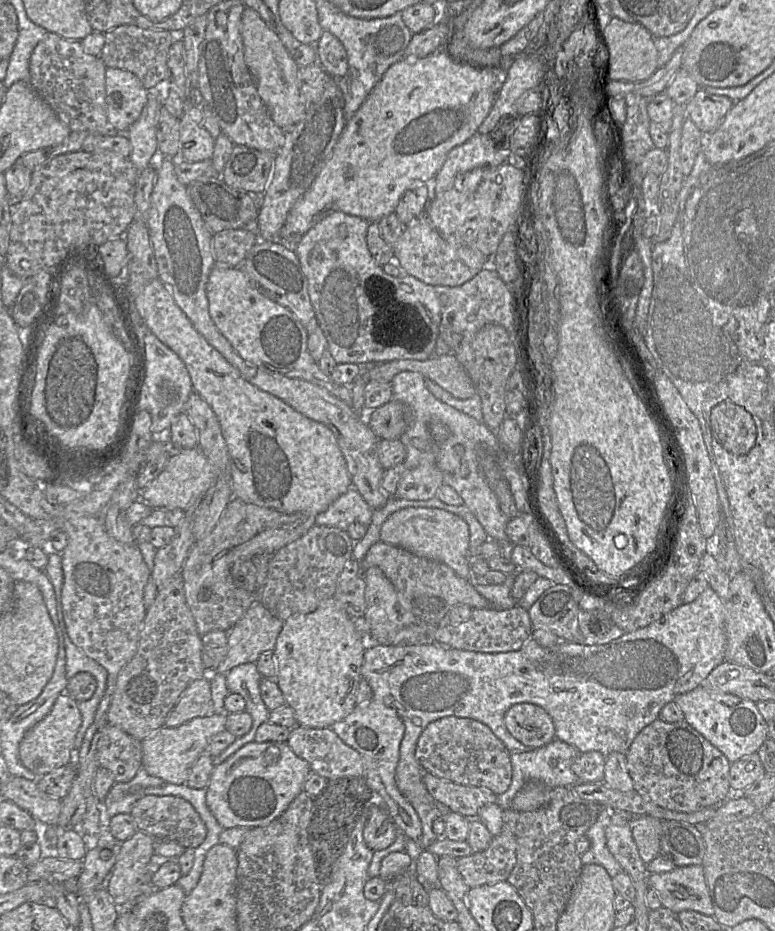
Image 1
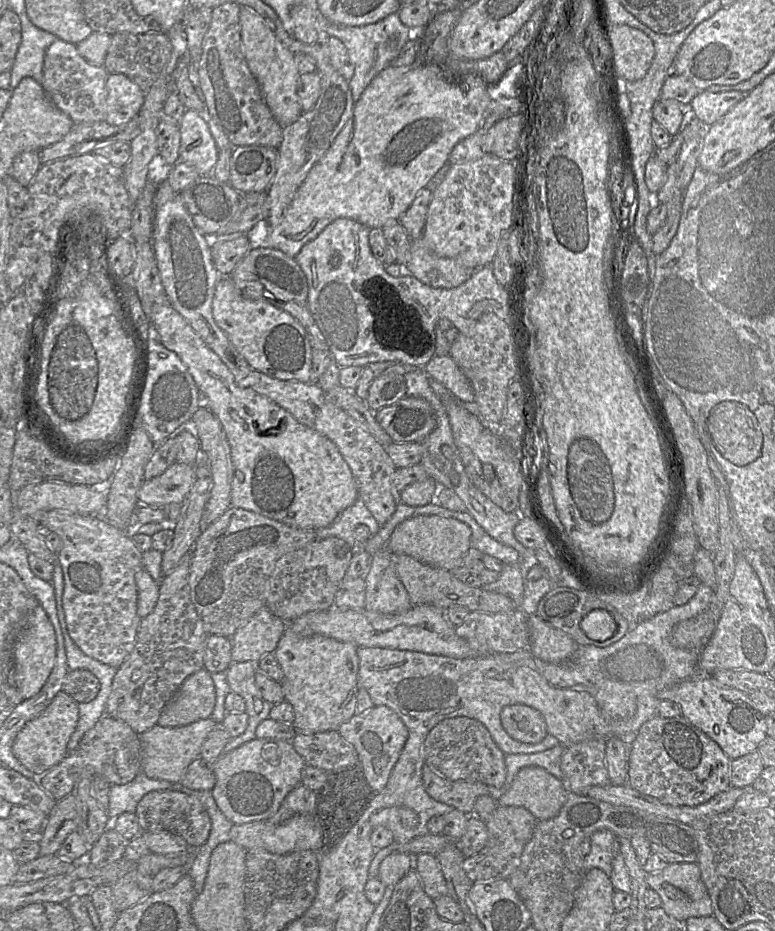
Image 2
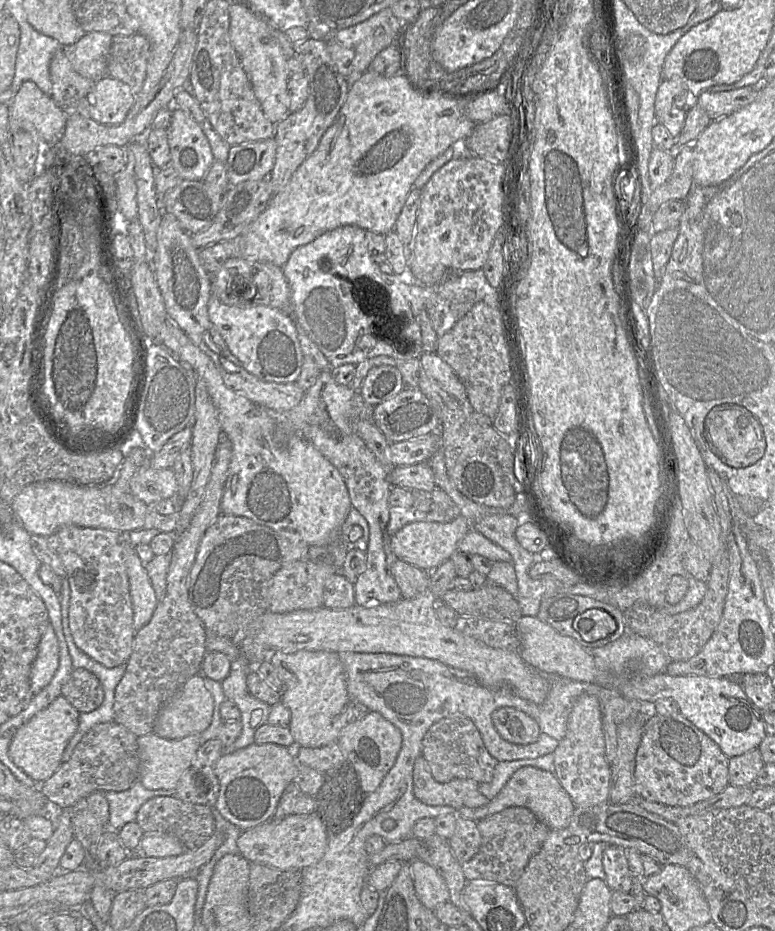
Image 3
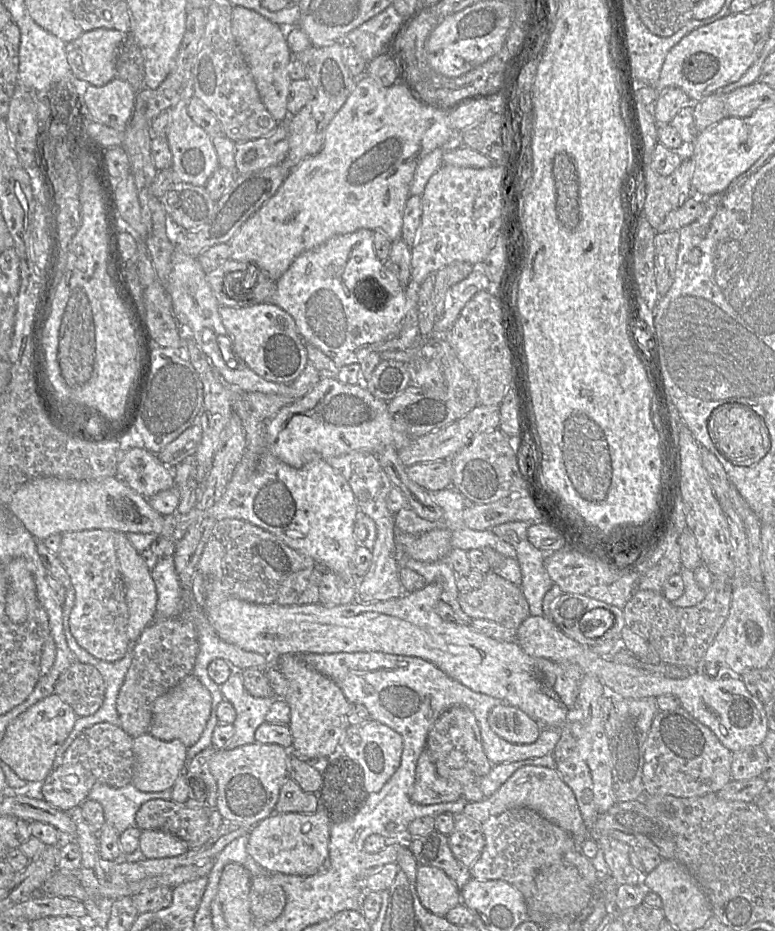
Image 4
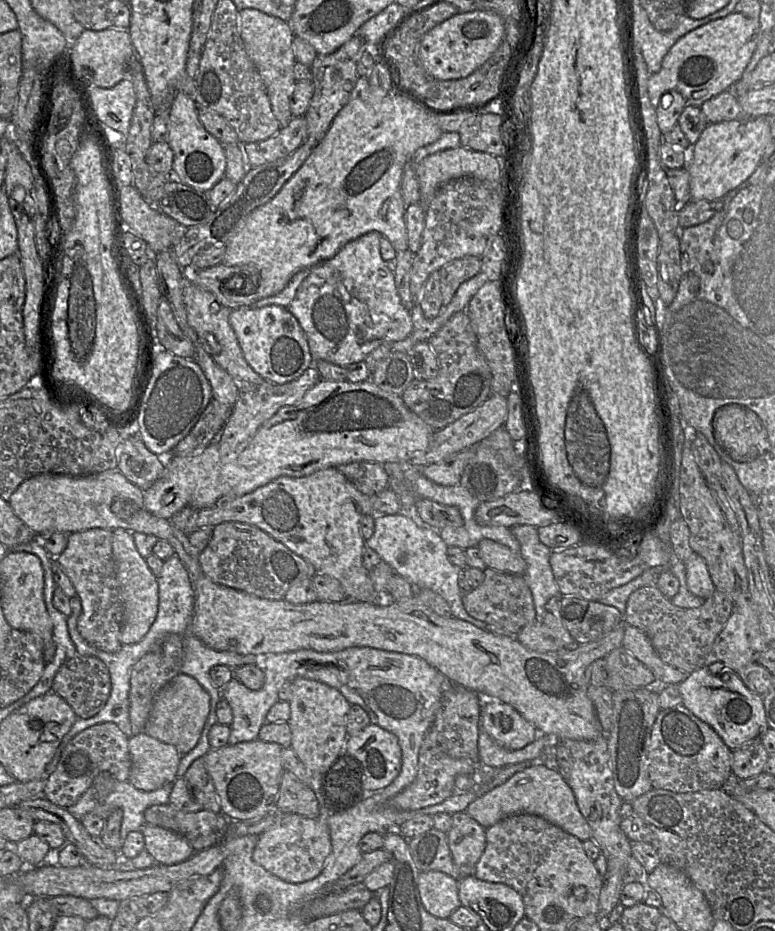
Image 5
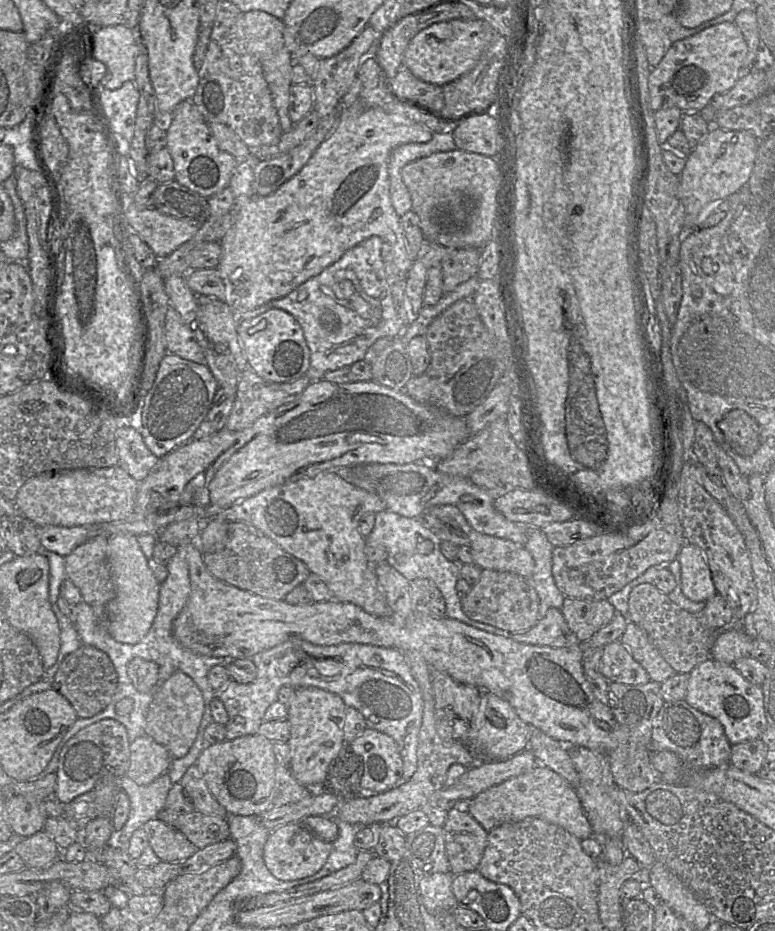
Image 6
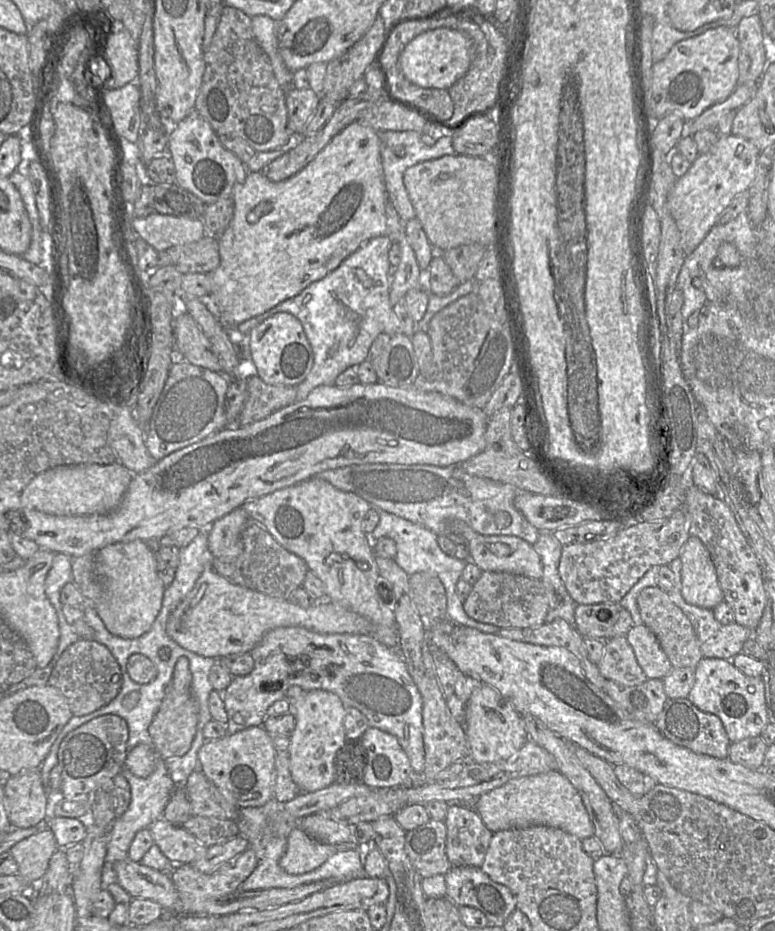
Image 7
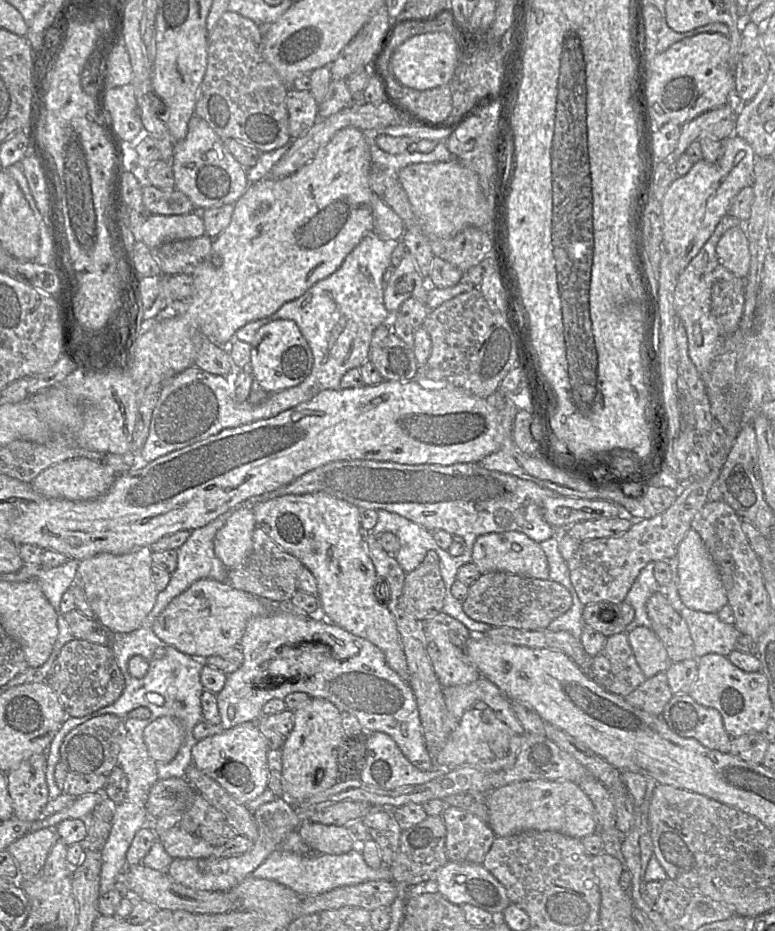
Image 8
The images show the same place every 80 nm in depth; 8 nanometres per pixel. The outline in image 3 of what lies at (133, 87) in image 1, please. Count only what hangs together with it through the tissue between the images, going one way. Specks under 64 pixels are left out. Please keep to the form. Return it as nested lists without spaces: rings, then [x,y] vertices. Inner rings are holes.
[[[106,75],[96,81],[88,94],[88,117],[106,125],[121,124],[135,101],[129,85]]]

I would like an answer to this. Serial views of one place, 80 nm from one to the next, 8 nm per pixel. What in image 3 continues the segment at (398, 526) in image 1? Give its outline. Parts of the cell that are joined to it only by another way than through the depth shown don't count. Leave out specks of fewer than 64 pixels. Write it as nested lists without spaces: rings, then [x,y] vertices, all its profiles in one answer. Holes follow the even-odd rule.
[[[462,515],[449,522],[412,522],[392,536],[391,546],[397,559],[431,572],[458,551],[459,542],[471,529],[471,520]]]

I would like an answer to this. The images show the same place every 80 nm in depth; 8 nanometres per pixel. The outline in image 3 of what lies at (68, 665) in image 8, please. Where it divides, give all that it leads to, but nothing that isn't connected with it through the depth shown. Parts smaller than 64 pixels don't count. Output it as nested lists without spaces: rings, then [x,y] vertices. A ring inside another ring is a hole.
[[[73,668],[62,686],[61,695],[79,713],[87,713],[101,705],[104,699],[104,690],[100,680],[94,673],[84,668]]]

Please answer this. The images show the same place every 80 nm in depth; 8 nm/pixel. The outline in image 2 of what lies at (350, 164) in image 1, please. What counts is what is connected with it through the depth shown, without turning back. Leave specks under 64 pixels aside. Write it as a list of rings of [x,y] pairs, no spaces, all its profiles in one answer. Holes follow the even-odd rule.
[[[414,63],[411,66],[401,67],[388,65],[373,78],[360,98],[354,103],[349,120],[336,136],[327,152],[311,168],[280,222],[274,227],[269,227],[267,221],[262,220],[247,234],[251,249],[259,247],[275,248],[294,258],[306,243],[315,239],[326,226],[338,218],[349,218],[369,228],[382,228],[391,221],[399,221],[399,217],[409,208],[419,190],[425,188],[430,179],[448,162],[453,148],[480,128],[488,103],[488,84],[481,79],[470,79],[467,83],[461,85],[451,84],[444,79],[442,68],[437,64]]]

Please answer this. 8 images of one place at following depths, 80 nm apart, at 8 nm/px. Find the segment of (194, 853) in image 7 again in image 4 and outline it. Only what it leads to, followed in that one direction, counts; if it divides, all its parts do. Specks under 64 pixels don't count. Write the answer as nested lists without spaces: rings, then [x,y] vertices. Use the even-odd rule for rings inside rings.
[[[142,830],[139,849],[148,859],[170,858],[189,850],[179,837],[162,830]]]

